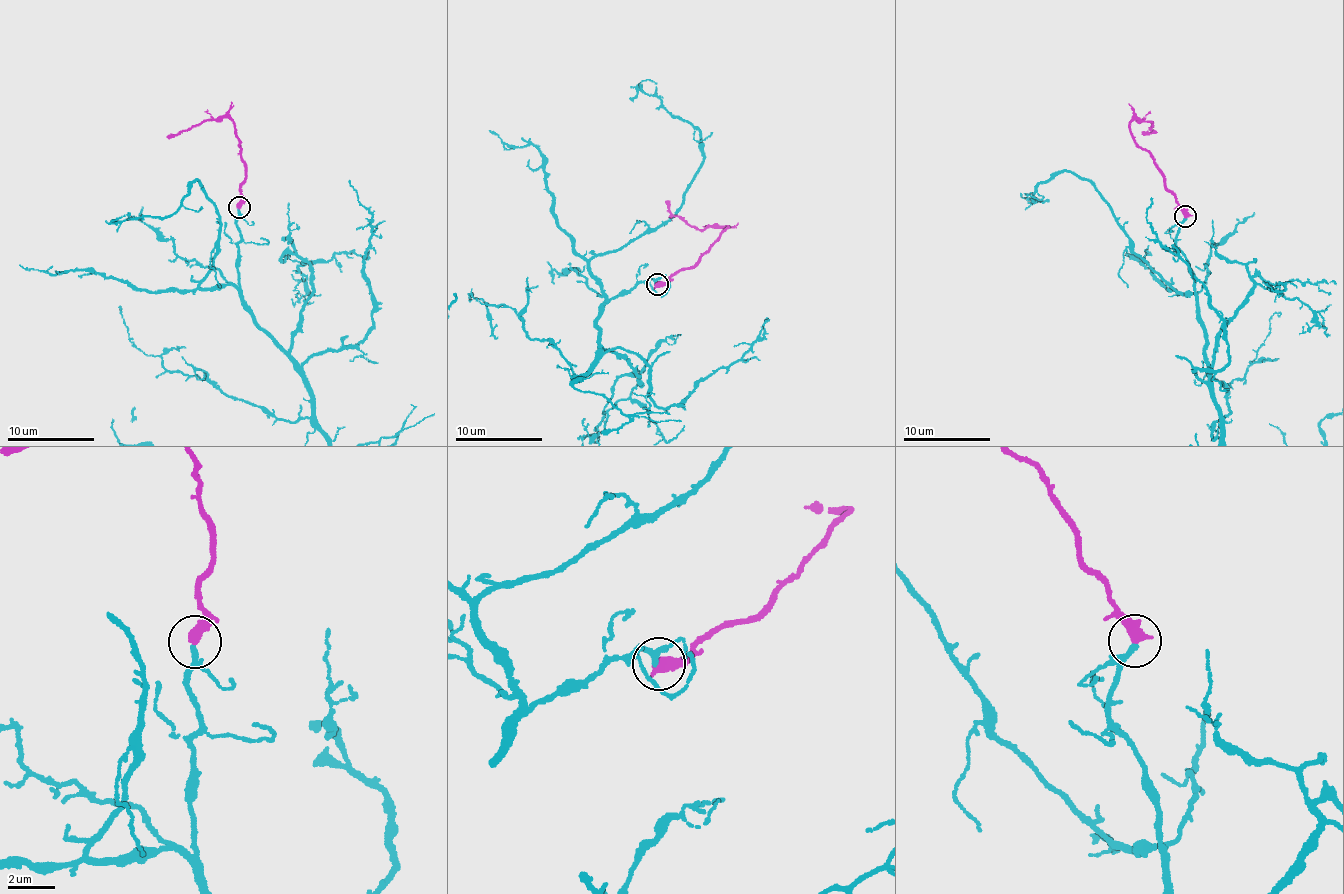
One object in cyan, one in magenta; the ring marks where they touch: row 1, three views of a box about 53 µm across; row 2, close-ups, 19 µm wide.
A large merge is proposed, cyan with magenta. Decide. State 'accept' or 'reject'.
accept

